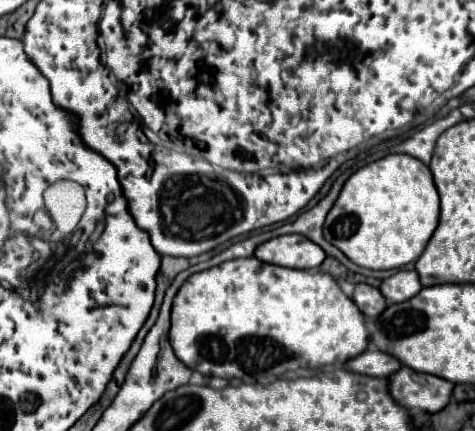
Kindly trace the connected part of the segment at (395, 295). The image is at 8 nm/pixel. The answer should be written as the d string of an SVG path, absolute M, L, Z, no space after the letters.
M398 271L380 283L380 293L390 303L402 303L412 299L422 289L416 271Z

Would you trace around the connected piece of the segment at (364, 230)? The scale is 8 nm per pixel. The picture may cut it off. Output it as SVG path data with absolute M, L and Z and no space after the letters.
M388 155L350 175L324 221L324 239L366 269L398 269L424 251L440 215L430 169L408 155Z

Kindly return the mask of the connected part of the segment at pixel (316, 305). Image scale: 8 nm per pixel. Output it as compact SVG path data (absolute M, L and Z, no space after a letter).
M256 257L226 261L218 267L194 273L174 297L170 343L180 361L202 375L242 379L244 383L268 385L286 371L318 369L334 361L348 361L360 355L368 343L362 313L342 293L338 283L320 271L284 269L262 263Z

